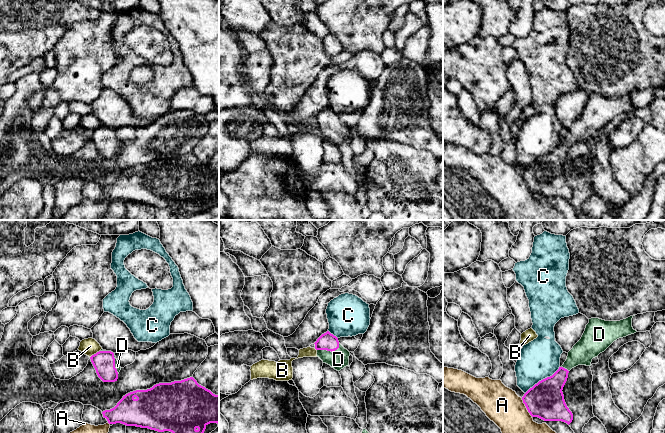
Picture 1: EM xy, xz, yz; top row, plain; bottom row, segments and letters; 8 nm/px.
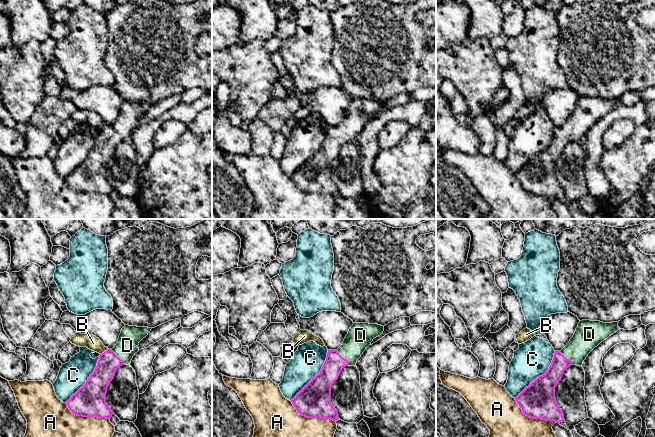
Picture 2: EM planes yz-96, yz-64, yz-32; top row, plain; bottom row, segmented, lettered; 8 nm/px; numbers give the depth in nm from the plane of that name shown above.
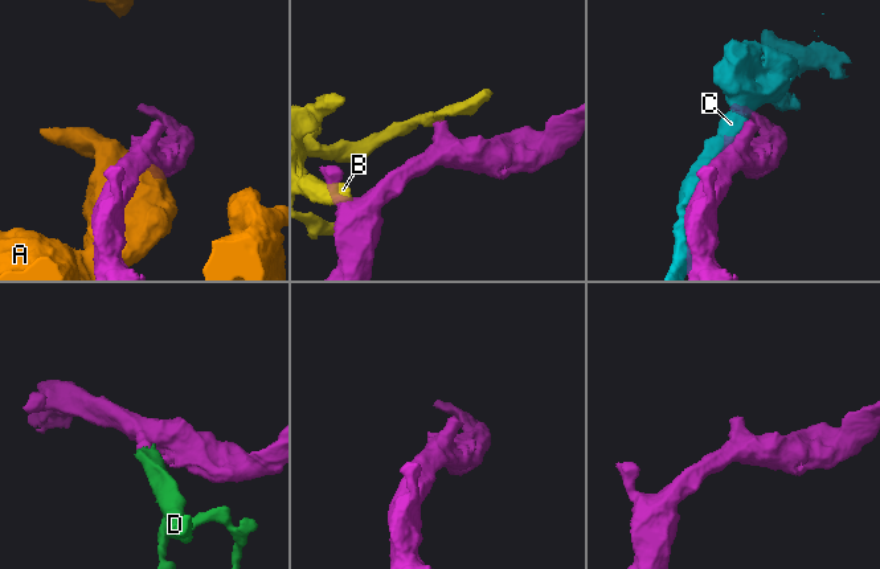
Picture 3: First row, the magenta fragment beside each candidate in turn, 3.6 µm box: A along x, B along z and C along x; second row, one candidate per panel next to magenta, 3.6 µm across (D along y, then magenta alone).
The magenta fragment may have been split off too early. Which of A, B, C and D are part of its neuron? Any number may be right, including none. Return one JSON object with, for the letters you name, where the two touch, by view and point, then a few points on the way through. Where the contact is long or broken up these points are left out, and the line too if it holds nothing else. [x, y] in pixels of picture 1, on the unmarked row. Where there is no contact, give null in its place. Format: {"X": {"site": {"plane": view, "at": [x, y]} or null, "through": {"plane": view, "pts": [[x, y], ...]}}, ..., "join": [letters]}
{"D": {"site": {"plane": "xz", "at": [329, 126]}, "through": {"plane": "xz", "pts": [[327, 117], [329, 126], [338, 135]]}}, "join": ["D"]}

